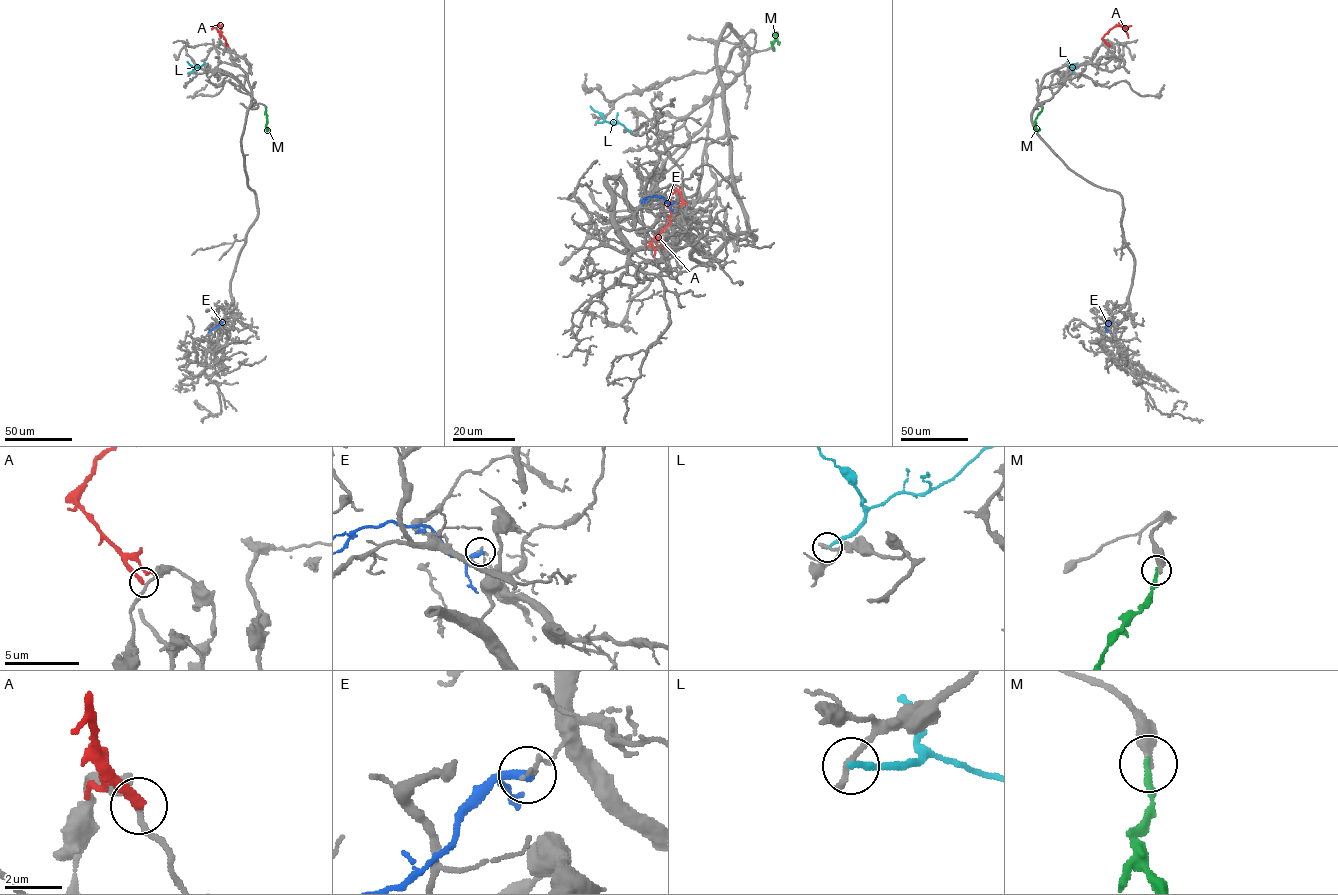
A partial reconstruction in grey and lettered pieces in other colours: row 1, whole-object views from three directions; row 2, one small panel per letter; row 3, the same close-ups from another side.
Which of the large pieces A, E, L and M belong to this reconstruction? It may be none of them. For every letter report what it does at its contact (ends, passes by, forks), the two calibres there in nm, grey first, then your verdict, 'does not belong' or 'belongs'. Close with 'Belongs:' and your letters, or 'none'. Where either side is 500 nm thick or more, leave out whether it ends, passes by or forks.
A: it ends; calibres 200 and 300 nm; does not belong
E: it ends; calibres 140 and 340 nm; does not belong
L: it ends; calibres 280 and 220 nm; does not belong
M: it ends; calibres 400 and 240 nm; does not belong
Belongs: none

